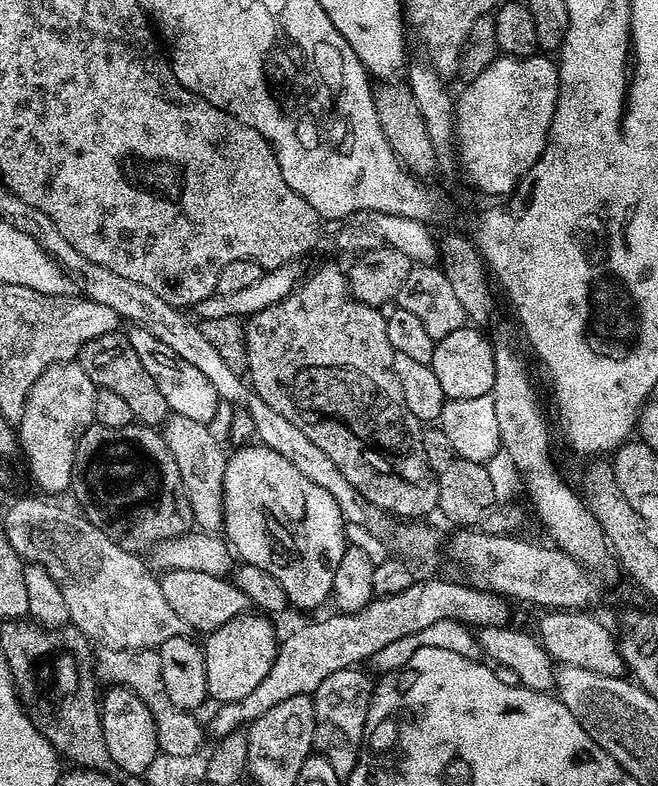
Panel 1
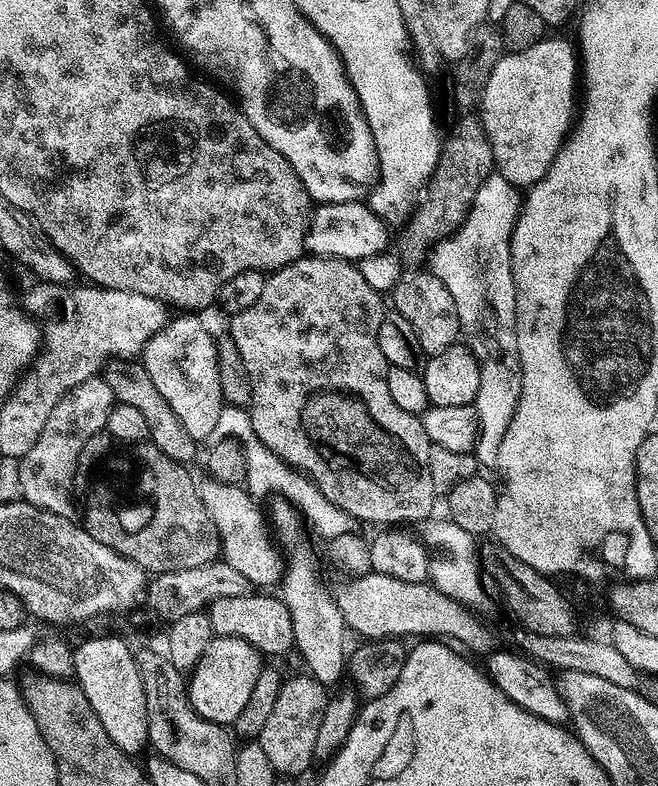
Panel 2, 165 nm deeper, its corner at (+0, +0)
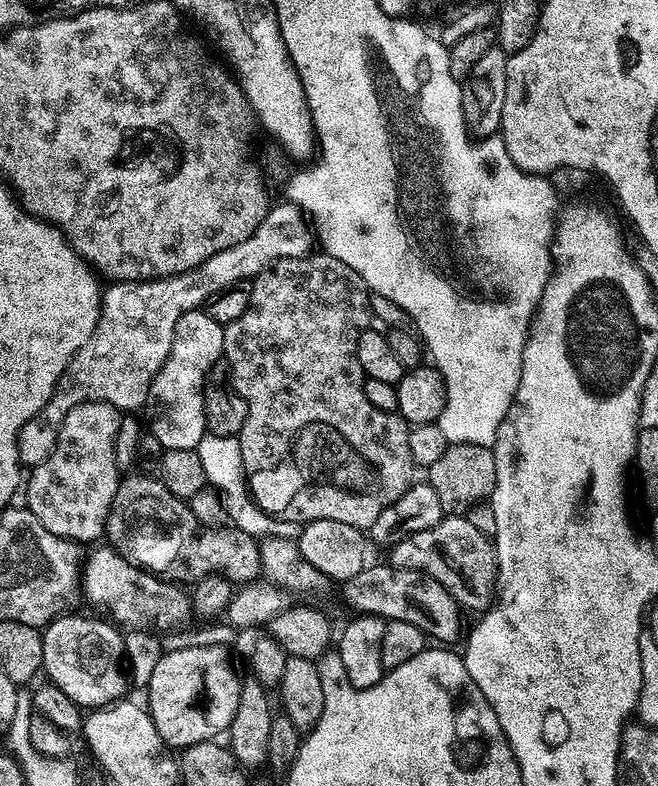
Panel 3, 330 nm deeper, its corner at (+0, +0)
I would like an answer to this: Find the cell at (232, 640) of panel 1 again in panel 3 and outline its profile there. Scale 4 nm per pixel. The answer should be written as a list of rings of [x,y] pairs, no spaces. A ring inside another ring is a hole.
[[[216,644],[165,651],[146,685],[146,707],[162,742],[169,749],[183,750],[198,742],[223,737],[234,718],[234,710],[238,710],[241,683],[242,676],[236,673],[227,650]]]

